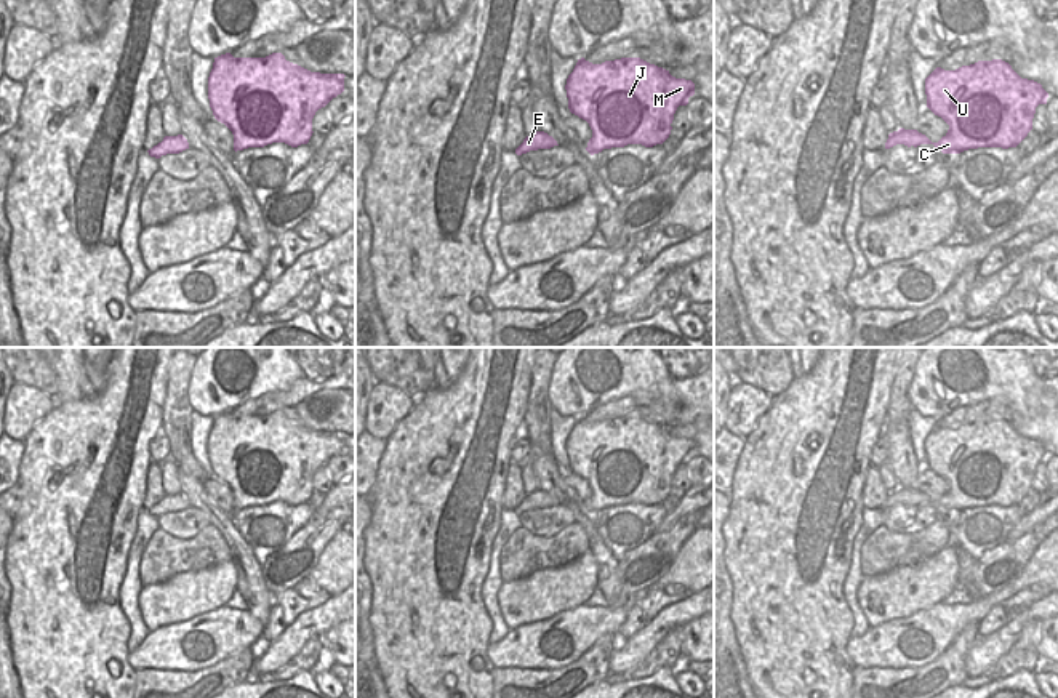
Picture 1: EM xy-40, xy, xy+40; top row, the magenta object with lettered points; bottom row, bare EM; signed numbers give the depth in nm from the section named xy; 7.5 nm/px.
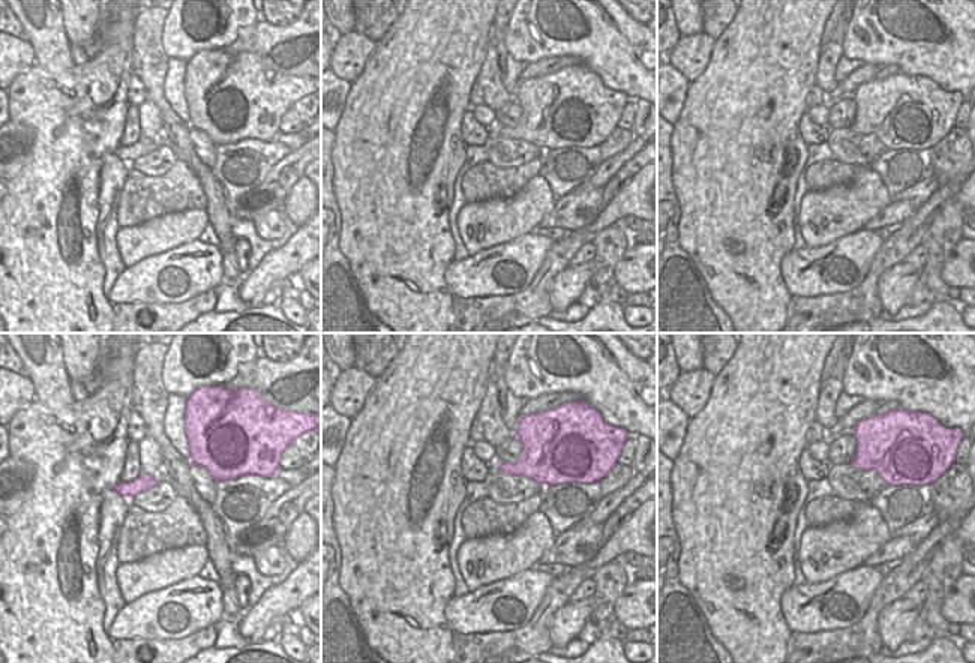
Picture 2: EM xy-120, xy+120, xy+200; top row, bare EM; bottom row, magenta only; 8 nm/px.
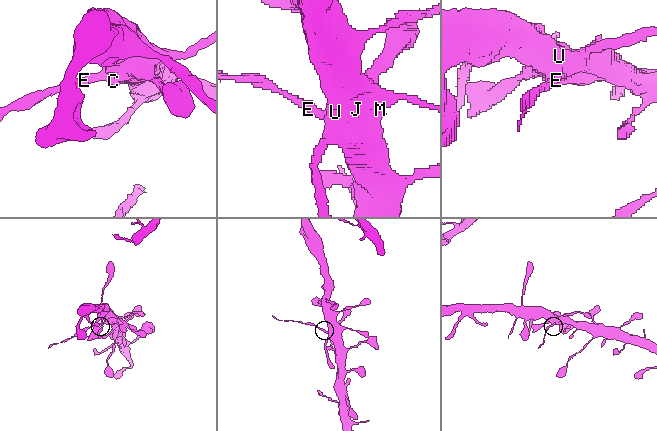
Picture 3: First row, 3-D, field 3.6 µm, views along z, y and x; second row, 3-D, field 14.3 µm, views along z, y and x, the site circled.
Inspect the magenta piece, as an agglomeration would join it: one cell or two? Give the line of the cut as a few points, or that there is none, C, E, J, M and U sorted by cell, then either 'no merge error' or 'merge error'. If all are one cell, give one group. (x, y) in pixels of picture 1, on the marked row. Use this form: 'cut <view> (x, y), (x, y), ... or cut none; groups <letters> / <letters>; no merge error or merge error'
cut xy+40 (897, 132), (911, 144); groups C J M U / E; merge error

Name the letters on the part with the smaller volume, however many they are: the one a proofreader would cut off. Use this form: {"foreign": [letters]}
{"foreign": ["E"]}

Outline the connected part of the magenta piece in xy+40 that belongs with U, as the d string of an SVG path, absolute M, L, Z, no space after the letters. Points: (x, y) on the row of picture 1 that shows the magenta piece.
M1002 59L956 70L936 67L925 78L925 94L927 107L949 125L948 133L938 142L917 130L898 133L914 147L933 144L943 154L1016 147L1032 130L1036 107L1048 98L1040 83L1021 78Z

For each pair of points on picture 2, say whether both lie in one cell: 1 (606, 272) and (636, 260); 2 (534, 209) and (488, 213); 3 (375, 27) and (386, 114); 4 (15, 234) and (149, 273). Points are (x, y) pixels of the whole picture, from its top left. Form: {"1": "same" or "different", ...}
{"1": "different", "2": "same", "3": "different", "4": "different"}

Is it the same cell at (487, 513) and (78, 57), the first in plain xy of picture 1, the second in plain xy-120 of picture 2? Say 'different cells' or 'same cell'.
different cells

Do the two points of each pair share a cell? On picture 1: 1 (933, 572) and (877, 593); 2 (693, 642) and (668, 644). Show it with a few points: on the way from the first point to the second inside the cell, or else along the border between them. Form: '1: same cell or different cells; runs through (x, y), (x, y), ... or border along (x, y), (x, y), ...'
1: same cell; runs through (919, 583), (913, 583), (900, 593), (892, 593)
2: different cells; border along (679, 628), (681, 652)

